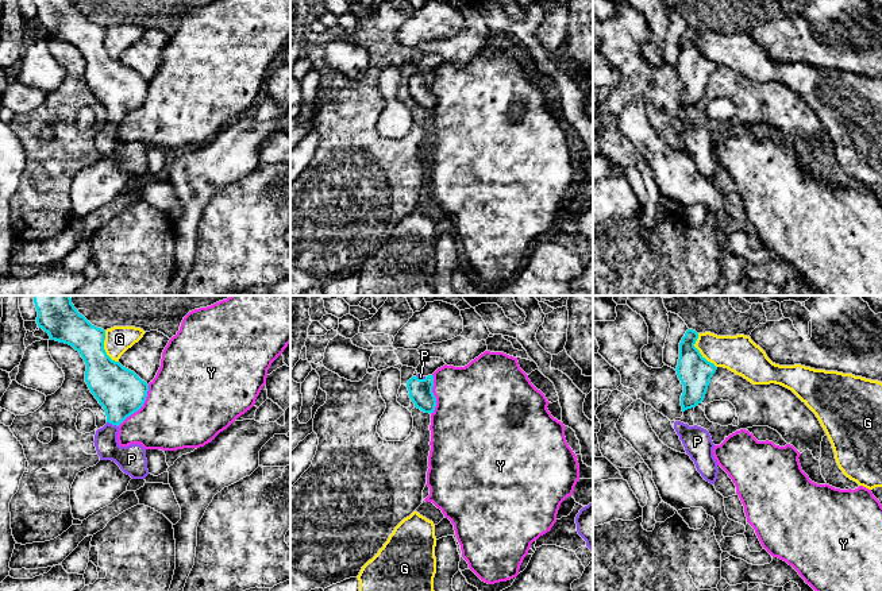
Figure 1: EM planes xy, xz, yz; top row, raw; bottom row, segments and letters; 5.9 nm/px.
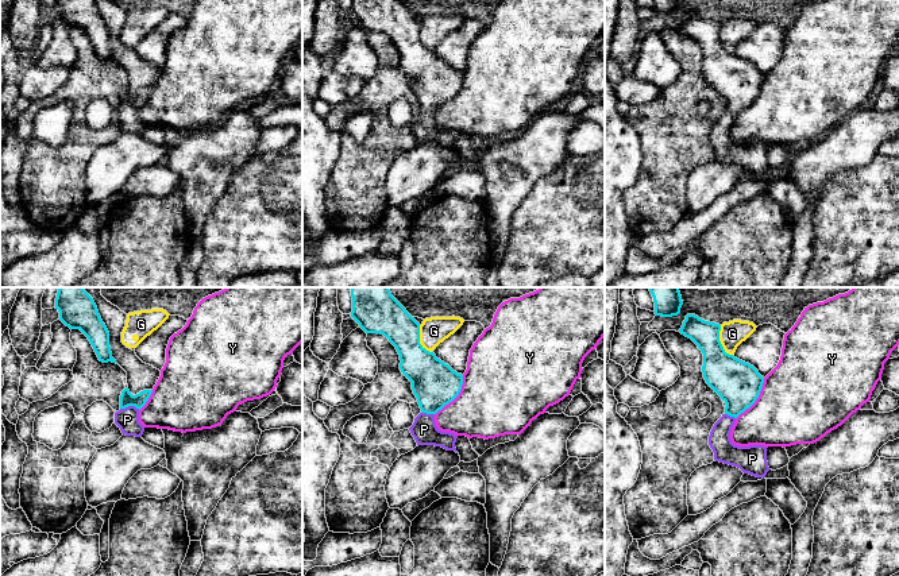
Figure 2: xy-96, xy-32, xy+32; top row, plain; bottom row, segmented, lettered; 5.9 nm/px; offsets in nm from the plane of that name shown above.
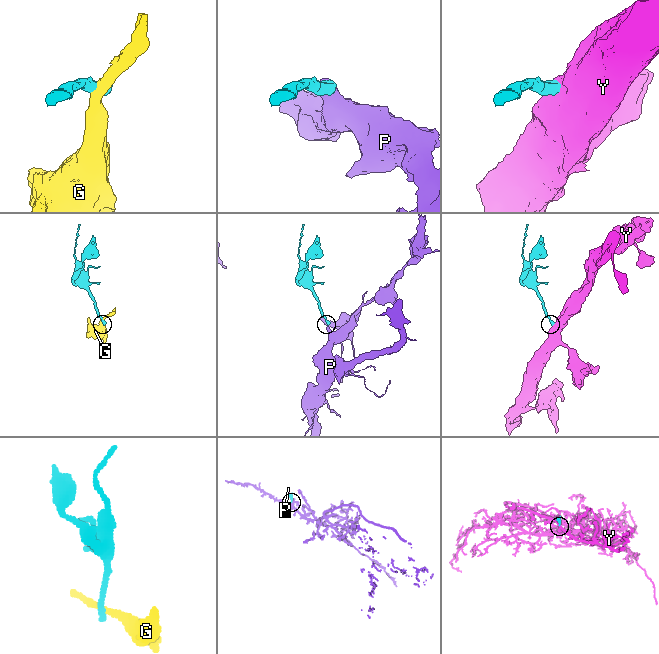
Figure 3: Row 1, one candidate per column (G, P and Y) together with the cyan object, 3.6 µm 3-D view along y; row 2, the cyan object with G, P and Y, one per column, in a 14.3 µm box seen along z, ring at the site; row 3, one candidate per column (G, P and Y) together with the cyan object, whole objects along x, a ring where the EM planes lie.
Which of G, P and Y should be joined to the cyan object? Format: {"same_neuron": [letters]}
{"same_neuron": ["P"]}

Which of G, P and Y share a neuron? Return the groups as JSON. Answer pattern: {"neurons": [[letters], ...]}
{"neurons": [["G"], ["P"], ["Y"]]}

